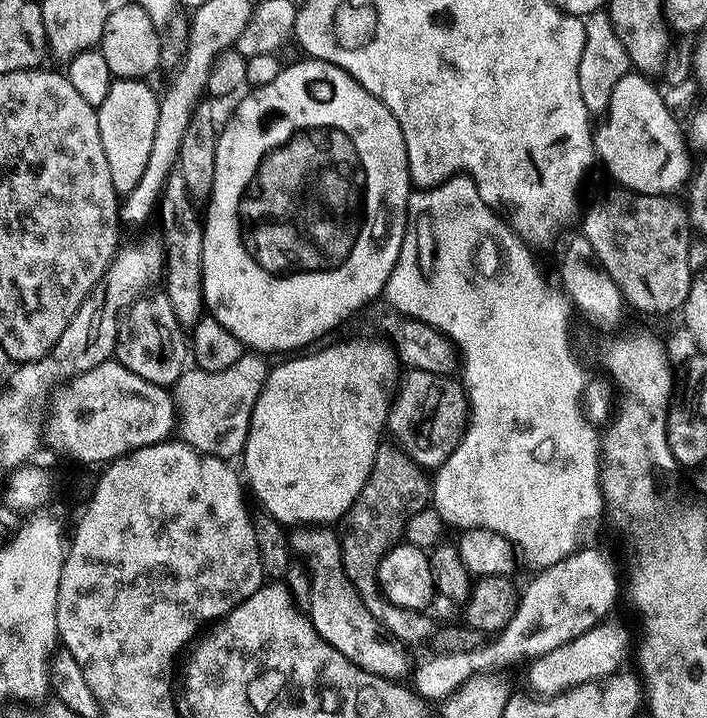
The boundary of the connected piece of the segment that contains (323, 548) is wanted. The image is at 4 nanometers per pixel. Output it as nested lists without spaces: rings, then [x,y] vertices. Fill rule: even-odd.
[[[304,526],[293,531],[296,533],[291,533],[290,536],[291,551],[304,559],[304,564],[312,575],[308,580],[306,615],[321,639],[350,662],[385,680],[396,680],[404,671],[409,671],[405,645],[386,638],[373,613],[371,616],[360,605],[359,598],[351,592],[354,586],[345,575],[344,564],[341,563],[340,538],[332,531],[328,526]]]

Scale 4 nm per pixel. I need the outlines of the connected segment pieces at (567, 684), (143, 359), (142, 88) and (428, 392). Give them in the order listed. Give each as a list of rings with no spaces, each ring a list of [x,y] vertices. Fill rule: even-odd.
[[[612,619],[596,624],[586,630],[586,634],[578,634],[578,638],[566,642],[566,646],[558,646],[558,650],[550,650],[550,654],[535,657],[527,665],[528,684],[536,691],[533,693],[540,698],[557,696],[579,684],[601,680],[603,676],[612,676],[621,671],[628,656],[628,628]]]
[[[163,290],[145,291],[126,309],[116,335],[114,359],[151,384],[172,386],[184,373],[190,360],[190,344],[180,319],[174,314],[174,306],[170,306],[170,298]]]
[[[113,79],[106,100],[96,109],[98,114],[98,134],[102,134],[102,150],[106,150],[106,163],[110,166],[110,178],[118,194],[126,194],[138,186],[142,173],[146,171],[146,162],[150,162],[150,149],[154,147],[154,130],[158,130],[158,110],[160,101],[158,92],[144,80]]]
[[[408,370],[400,389],[395,389],[388,405],[387,435],[411,463],[421,469],[435,470],[450,458],[460,444],[466,427],[466,392],[455,379],[433,372]]]

